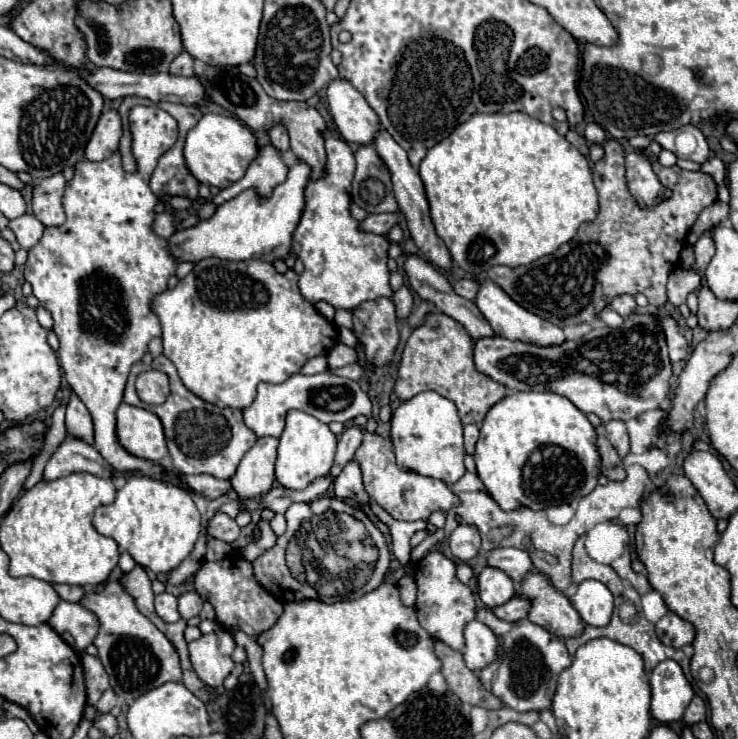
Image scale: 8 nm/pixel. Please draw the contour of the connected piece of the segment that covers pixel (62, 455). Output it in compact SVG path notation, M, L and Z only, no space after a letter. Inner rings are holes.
M67 438L49 458L43 476L45 480L55 480L61 476L69 476L73 472L87 472L93 476L107 478L107 470L111 470L109 464L93 446L77 438Z

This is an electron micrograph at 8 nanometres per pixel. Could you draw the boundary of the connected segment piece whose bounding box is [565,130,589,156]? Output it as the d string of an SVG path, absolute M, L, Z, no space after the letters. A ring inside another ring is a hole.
M569 130L565 138L567 138L567 140L569 140L569 142L571 142L571 144L573 144L573 146L583 154L583 156L589 156L589 144L587 144L587 140L585 140L583 136L579 136L577 132Z

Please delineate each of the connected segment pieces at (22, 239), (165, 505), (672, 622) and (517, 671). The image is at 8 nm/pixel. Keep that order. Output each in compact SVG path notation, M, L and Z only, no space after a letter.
M23 214L23 216L15 218L15 220L11 220L9 228L15 232L17 242L25 250L33 248L41 240L41 236L45 232L45 226L33 214Z
M139 476L127 480L113 504L95 510L93 526L99 534L113 538L119 550L129 552L139 566L155 574L167 574L191 554L201 534L199 518L199 510L189 492L173 484Z
M667 612L657 624L655 624L655 632L659 636L659 640L665 646L673 646L673 648L681 648L685 644L691 644L695 638L695 630L693 624L679 618L675 612Z
M479 608L477 620L487 624L499 638L499 658L491 662L491 666L485 666L477 672L485 690L493 692L505 706L517 712L541 712L549 708L557 688L557 678L571 664L565 642L549 634L545 628L533 624L529 618L523 618L519 622L505 622L497 618L489 608Z

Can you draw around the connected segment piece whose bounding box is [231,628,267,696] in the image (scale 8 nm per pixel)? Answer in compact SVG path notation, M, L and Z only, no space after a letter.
M235 628L231 630L233 638L237 644L241 644L245 650L247 650L247 662L249 662L249 668L251 668L251 674L253 674L253 680L255 684L259 686L261 694L265 696L265 690L267 690L267 680L265 680L265 674L263 674L263 668L261 668L261 646L249 638L247 634L243 634L243 630Z

